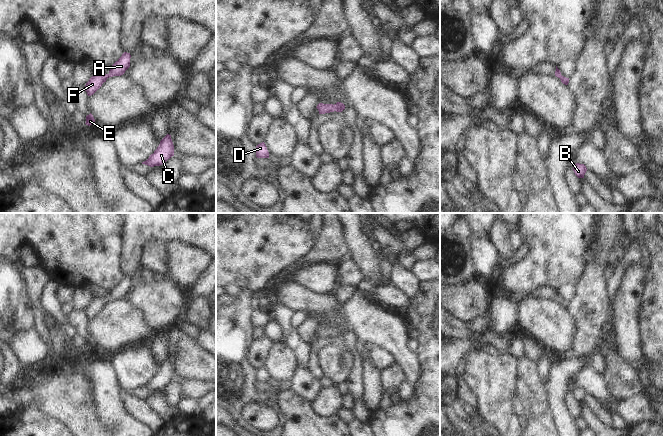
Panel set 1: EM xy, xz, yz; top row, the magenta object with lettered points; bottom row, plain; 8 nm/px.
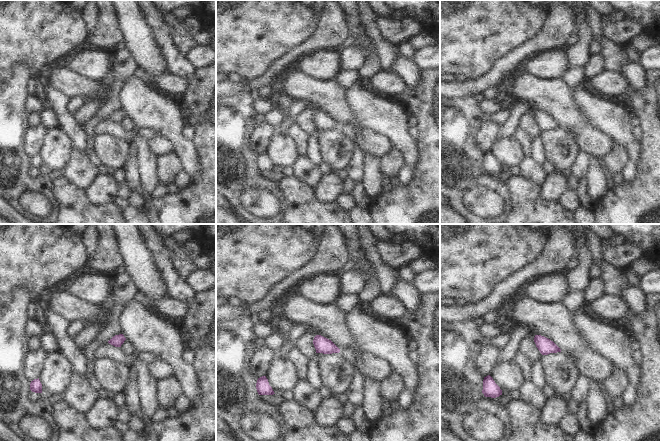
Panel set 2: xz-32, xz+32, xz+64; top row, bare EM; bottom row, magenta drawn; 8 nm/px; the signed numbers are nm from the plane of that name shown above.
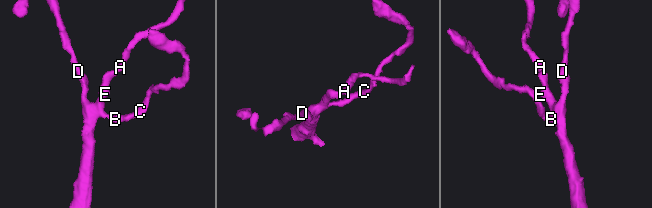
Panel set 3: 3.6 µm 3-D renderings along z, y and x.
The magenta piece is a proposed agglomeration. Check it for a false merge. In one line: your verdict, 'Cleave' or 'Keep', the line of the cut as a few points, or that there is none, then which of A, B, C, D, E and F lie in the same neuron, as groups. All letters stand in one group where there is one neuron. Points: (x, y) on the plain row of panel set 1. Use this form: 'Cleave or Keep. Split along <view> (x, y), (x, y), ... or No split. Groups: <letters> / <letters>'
Keep. No split. Groups: A B C D E F

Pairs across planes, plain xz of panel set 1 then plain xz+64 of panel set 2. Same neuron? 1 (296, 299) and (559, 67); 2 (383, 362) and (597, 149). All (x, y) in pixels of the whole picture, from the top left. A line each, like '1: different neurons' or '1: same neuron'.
1: different neurons
2: same neuron

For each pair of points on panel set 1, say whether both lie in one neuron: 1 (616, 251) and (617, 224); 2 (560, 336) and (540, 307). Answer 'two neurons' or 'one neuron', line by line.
1: two neurons
2: one neuron

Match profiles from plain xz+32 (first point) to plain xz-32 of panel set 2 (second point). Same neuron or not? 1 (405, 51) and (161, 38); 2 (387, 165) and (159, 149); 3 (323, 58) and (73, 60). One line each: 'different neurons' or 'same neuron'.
1: different neurons
2: different neurons
3: same neuron

